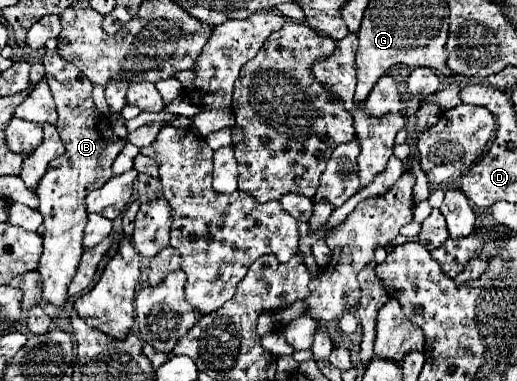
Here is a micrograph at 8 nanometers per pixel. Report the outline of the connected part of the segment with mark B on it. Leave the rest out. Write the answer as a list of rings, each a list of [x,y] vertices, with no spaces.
[[[46,52],[42,58],[46,66],[46,80],[50,84],[56,110],[58,110],[58,134],[66,146],[66,152],[48,164],[46,174],[38,182],[36,196],[40,198],[40,212],[44,216],[44,252],[38,264],[42,276],[42,298],[56,310],[66,306],[66,288],[76,274],[82,256],[82,236],[86,226],[84,198],[88,192],[100,188],[112,176],[112,162],[122,148],[112,148],[120,138],[112,134],[108,118],[100,114],[92,102],[90,80],[58,52]]]

